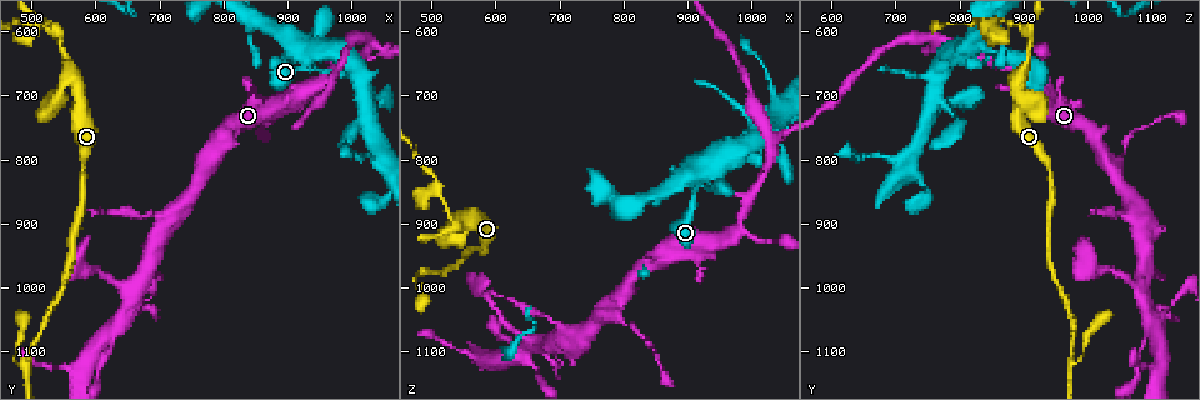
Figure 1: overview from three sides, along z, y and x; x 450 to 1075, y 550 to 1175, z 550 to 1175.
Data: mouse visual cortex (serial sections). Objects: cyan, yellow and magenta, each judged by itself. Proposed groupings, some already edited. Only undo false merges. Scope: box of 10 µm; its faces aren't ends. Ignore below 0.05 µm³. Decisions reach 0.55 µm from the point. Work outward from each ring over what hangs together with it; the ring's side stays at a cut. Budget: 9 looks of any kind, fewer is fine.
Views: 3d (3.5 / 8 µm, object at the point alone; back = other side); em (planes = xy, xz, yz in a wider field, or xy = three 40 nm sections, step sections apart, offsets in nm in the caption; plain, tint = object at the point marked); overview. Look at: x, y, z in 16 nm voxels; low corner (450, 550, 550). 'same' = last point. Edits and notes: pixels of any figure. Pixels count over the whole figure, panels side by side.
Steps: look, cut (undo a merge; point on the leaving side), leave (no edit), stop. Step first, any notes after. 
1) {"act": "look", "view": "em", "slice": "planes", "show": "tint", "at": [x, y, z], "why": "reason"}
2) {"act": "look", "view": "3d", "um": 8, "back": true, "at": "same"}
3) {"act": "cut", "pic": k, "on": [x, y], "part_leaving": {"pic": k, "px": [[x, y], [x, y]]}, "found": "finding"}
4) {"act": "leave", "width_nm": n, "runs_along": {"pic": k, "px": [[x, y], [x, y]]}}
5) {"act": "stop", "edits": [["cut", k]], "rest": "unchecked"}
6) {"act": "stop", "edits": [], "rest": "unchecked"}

{"act": "look", "view": "3d", "um": 3.5, "at": [915, 615, 830], "why": "four arms meet"}

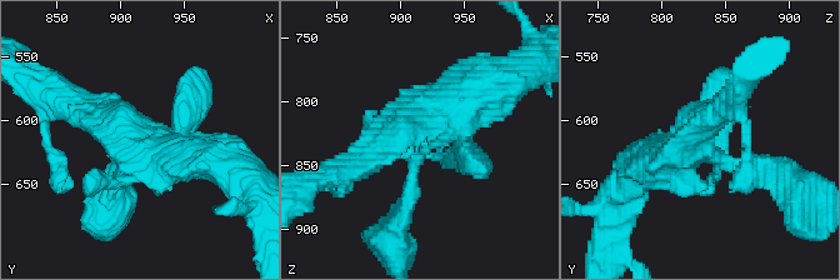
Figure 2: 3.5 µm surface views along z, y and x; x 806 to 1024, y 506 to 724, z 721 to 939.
{"act": "look", "view": "em", "slice": "xy", "step": 5, "show": "tint", "at": [914, 622, 828]}

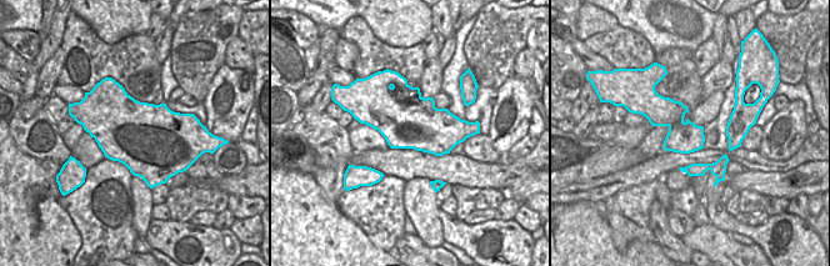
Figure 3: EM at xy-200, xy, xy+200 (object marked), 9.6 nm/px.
{"act": "leave", "runs_along": {"pic": 2, "px": [[410, 195], [418, 138], [503, 84]]}, "found": "all the same cell"}

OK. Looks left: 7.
{"act": "look", "view": "3d", "um": 3.5, "at": [780, 805, 1030], "why": "three arms meet"}

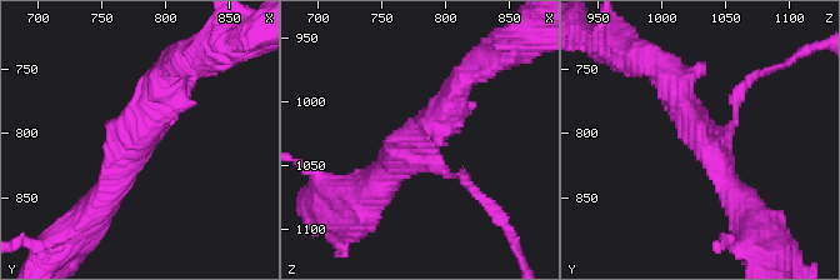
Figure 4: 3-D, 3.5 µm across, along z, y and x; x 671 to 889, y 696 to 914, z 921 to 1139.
{"act": "look", "view": "em", "slice": "xy", "step": 2, "show": "tint", "at": [780, 806, 1034], "arms": 3, "arm_widths_nm": [100, 350, 450], "why": "need the tissue"}

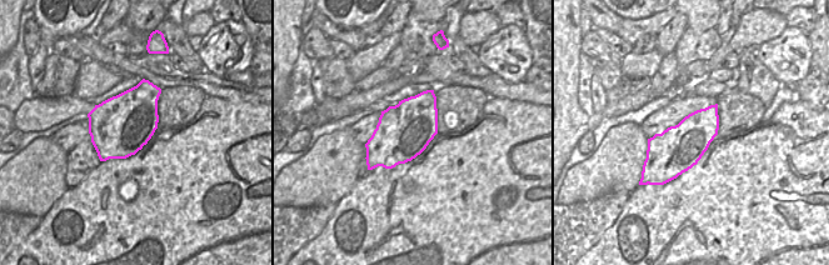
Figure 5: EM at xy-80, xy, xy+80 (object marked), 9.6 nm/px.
{"act": "look", "view": "em", "slice": "xy", "step": 3, "show": "tint", "at": "same", "why": "another direction"}

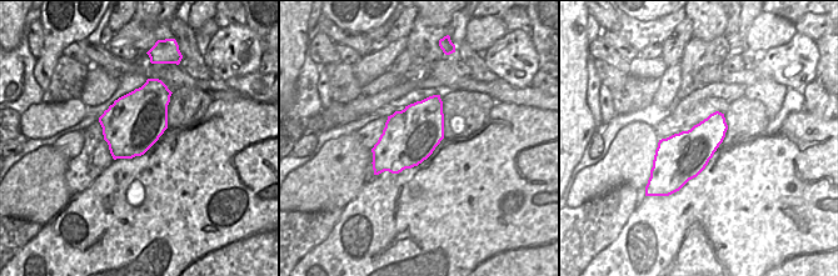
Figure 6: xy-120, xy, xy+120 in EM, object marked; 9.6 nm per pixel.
{"act": "leave", "width_nm": 500, "runs_along": {"pic": 4, "px": [[669, 76], [740, 203]]}, "found": "one cell here"}

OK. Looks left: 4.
{"act": "look", "view": "3d", "um": 3.5, "at": [640, 1055, 1095], "why": "thick turns thin"}

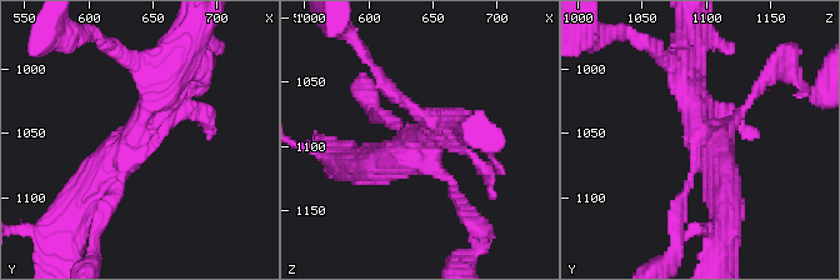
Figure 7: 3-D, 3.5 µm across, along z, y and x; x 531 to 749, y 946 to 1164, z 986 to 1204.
{"act": "leave", "arms": 4, "arm_widths_nm": [100, 150, 350, 450], "runs_along": {"pic": 7, "px": [[171, 68], [140, 136], [83, 198]]}, "found": "all the same cell"}

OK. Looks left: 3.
{"act": "look", "view": "3d", "um": 3.5, "at": [540, 600, 905], "why": "branch point"}

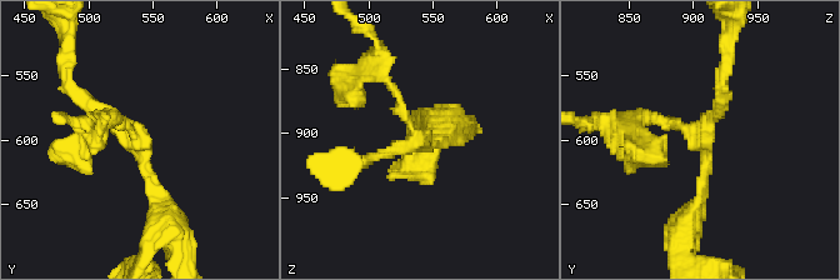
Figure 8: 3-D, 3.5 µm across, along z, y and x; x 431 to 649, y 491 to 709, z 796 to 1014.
{"act": "look", "view": "em", "slice": "planes", "show": "plain", "at": [538, 594, 904], "why": "now the EM"}

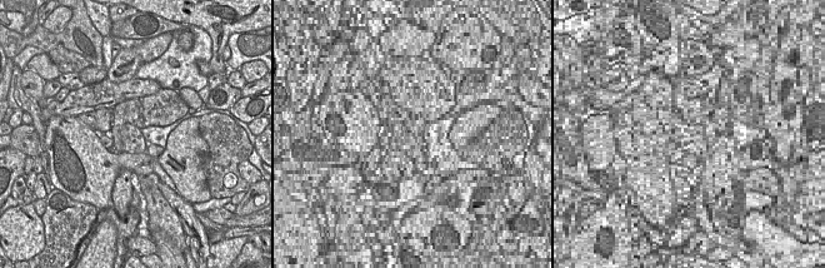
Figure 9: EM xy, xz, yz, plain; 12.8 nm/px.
{"act": "look", "view": "em", "slice": "planes", "show": "tint", "at": "same"}

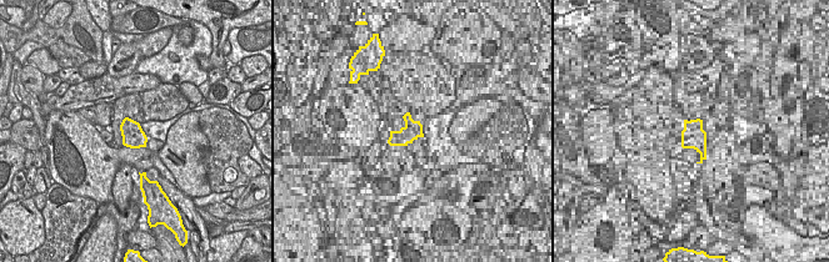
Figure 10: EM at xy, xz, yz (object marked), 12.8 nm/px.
{"act": "leave", "arms": 3, "runs_along": {"pic": 8, "px": [[164, 208], [138, 135], [99, 120]]}, "found": "continuous, no second cell"}

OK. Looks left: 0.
{"act": "stop", "edits": [], "rest": "unchecked"}

